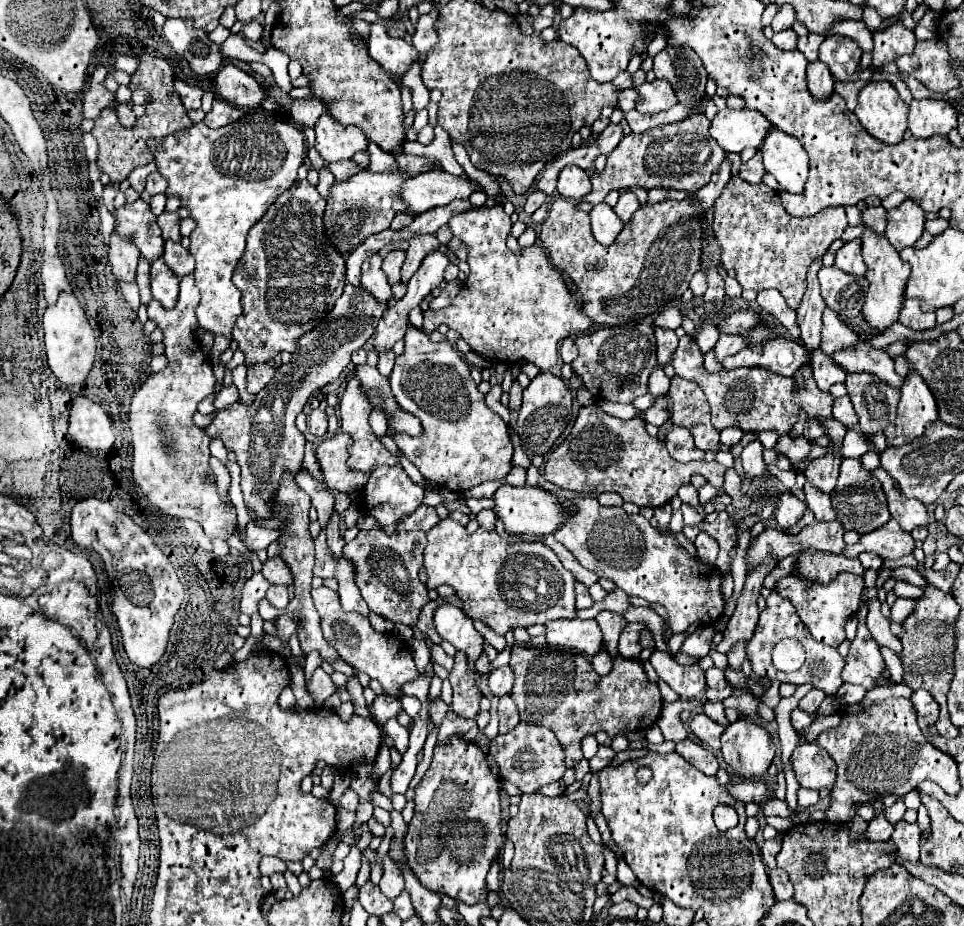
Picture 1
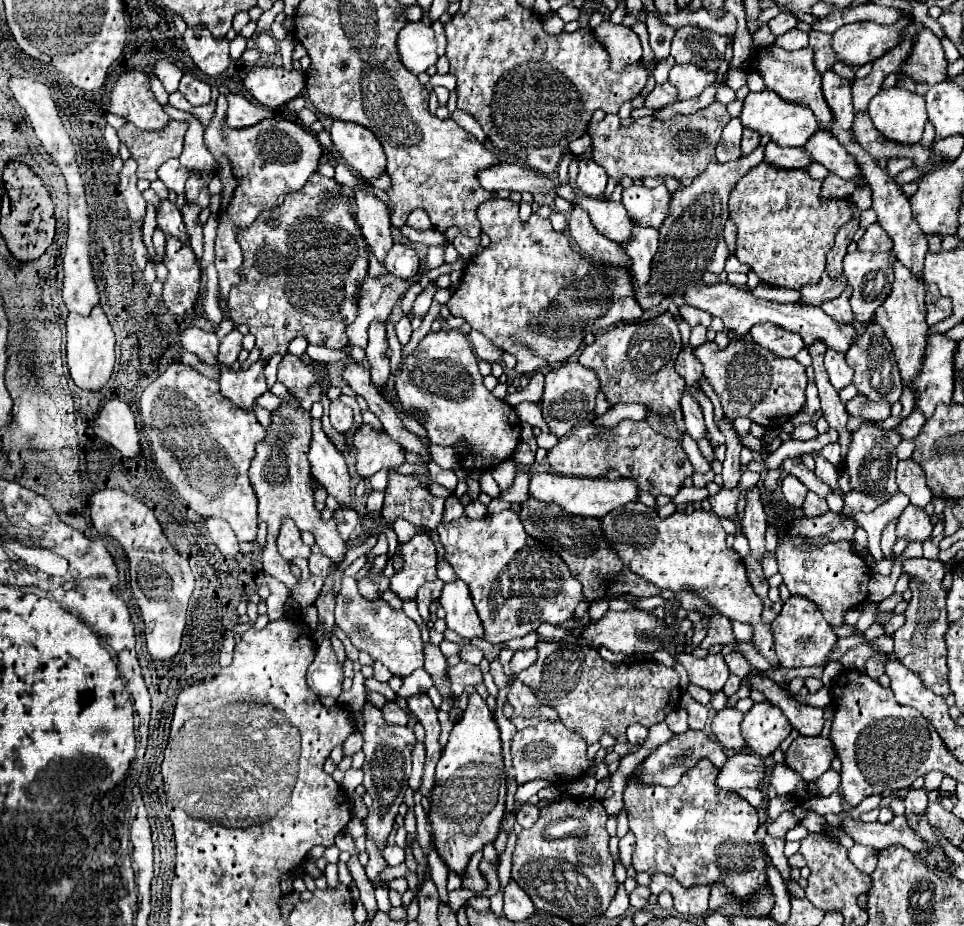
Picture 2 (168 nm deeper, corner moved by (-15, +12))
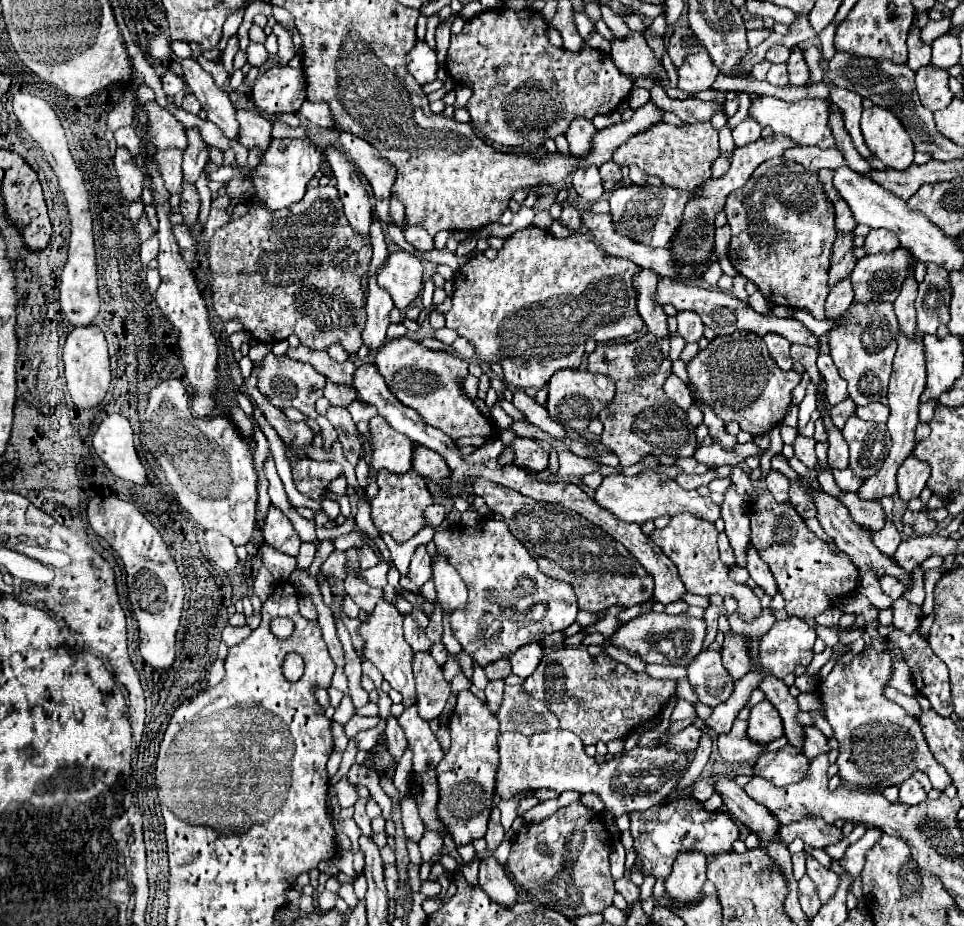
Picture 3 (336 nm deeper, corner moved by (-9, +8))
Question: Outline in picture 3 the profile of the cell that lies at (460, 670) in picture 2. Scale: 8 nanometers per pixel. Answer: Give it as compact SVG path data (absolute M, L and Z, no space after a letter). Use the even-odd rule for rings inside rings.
M416 652L412 660L416 690L418 690L418 714L432 722L444 710L450 696L450 684L444 680L440 666L428 652Z

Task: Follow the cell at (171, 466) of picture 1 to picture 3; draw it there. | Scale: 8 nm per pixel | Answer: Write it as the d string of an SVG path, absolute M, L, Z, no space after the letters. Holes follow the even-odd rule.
M164 380L150 392L142 424L132 424L142 462L156 460L180 506L202 528L226 534L235 548L248 544L257 511L257 471L252 462L256 444L238 434L224 416L194 418L192 396L180 380Z

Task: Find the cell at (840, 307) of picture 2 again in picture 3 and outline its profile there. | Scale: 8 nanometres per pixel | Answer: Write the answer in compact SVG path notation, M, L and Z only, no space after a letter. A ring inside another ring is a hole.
M850 278L838 280L838 284L834 284L830 288L830 294L828 294L826 316L830 320L834 320L836 316L842 316L842 312L848 310L852 300L854 300L854 290L852 290L852 284L850 284Z

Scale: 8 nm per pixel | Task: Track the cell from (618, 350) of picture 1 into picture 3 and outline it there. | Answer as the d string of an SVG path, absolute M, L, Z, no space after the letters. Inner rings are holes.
M646 334L630 344L598 344L588 356L590 372L606 374L616 382L616 396L612 404L598 416L604 424L600 442L620 458L620 466L624 468L640 462L648 454L686 458L694 456L698 448L698 438L686 412L666 398L662 390L666 378L670 376L668 348L668 338L658 340L656 336Z

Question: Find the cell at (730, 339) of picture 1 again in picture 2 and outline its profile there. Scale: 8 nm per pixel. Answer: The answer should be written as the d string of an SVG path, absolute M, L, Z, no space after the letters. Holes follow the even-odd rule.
M756 324L750 330L750 336L752 340L756 340L756 344L776 352L782 358L794 358L804 348L800 334L776 328L776 324Z

